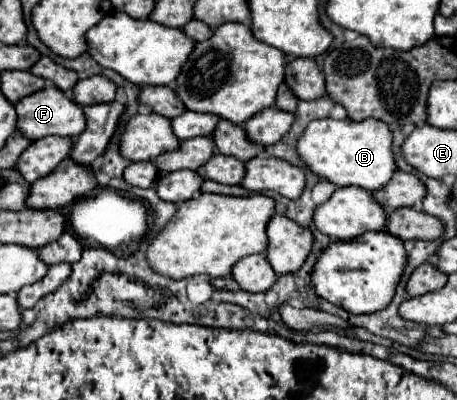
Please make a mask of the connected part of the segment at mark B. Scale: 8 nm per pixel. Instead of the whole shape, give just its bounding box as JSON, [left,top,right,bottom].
[297,120,395,192]

